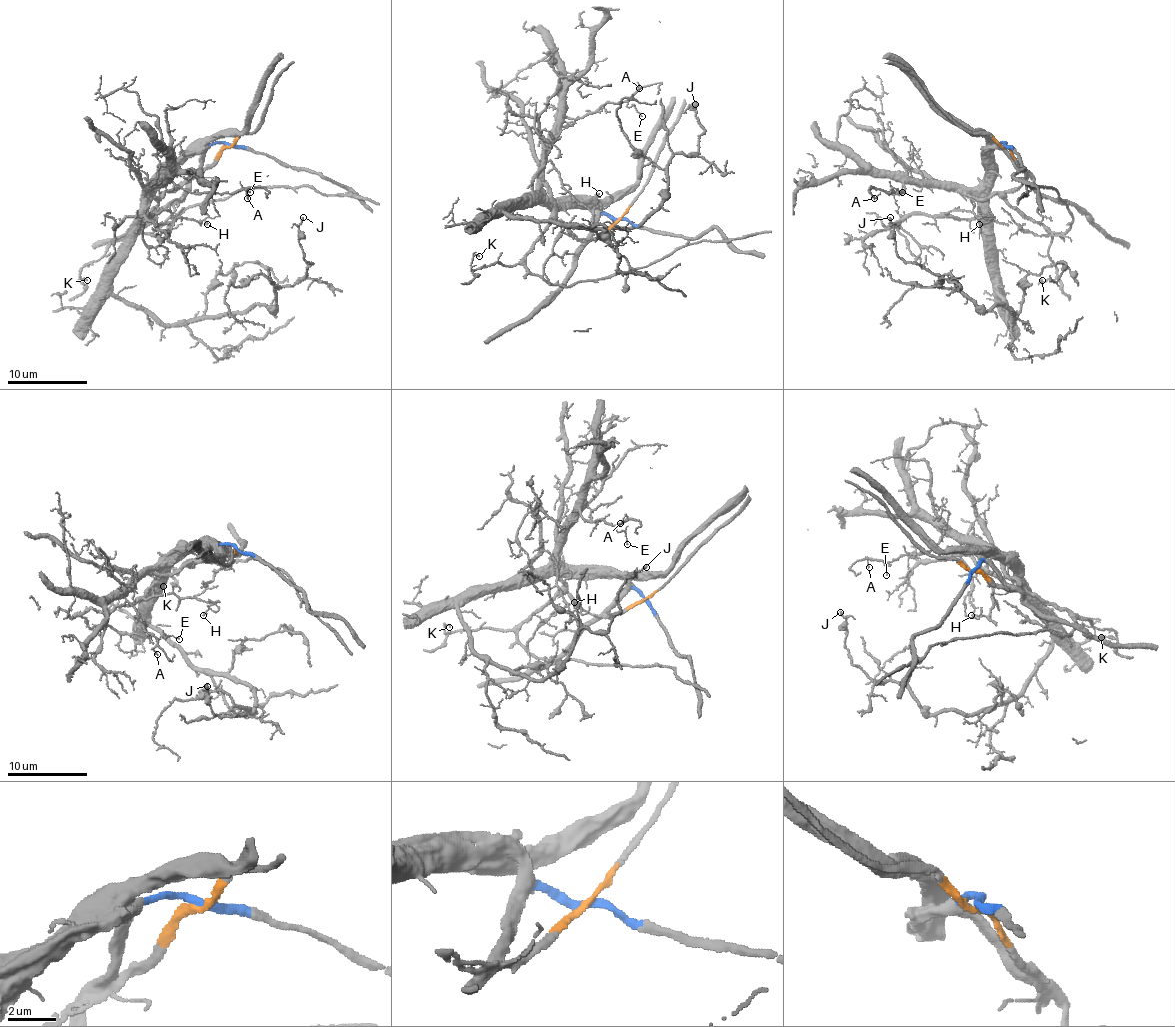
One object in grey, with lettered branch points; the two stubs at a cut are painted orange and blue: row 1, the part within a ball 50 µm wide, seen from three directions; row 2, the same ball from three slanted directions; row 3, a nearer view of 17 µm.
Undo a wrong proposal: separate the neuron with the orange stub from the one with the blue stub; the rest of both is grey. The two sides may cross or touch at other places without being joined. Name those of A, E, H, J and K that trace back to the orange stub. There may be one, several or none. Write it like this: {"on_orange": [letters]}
{"on_orange": ["K"]}

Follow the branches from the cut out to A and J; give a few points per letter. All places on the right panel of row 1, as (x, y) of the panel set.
A: (1005, 145), (991, 145), (991, 179), (981, 189), (937, 189), (905, 183), (901, 193), (871, 189), (873, 199)
J: (1005, 145), (991, 145), (987, 263), (1009, 323), (1013, 313), (1001, 305), (977, 307), (897, 255), (889, 217)

